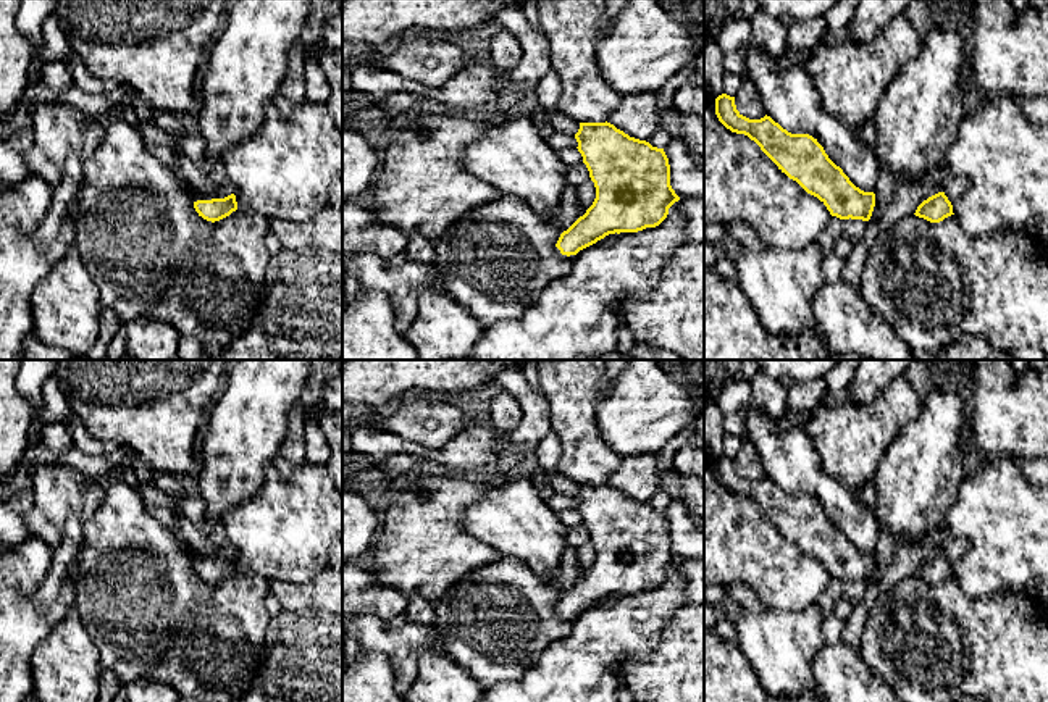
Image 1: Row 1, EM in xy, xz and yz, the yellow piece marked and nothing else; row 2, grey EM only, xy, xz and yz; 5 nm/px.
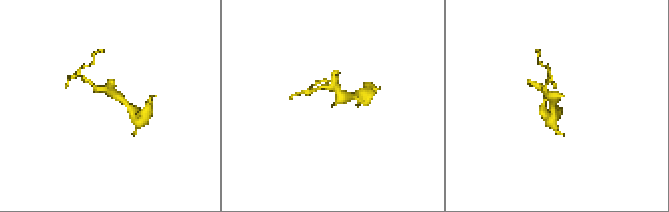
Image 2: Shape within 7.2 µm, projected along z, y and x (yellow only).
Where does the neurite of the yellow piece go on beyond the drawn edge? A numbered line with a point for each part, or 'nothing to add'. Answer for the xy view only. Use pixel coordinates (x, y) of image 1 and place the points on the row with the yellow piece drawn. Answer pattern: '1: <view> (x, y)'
1: xy (220, 191)

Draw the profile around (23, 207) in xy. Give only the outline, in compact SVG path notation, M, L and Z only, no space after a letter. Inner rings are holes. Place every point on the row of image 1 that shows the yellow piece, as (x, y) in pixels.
M26 178L15 189L0 192L0 231L15 228L36 232L52 200L53 187L39 178Z

